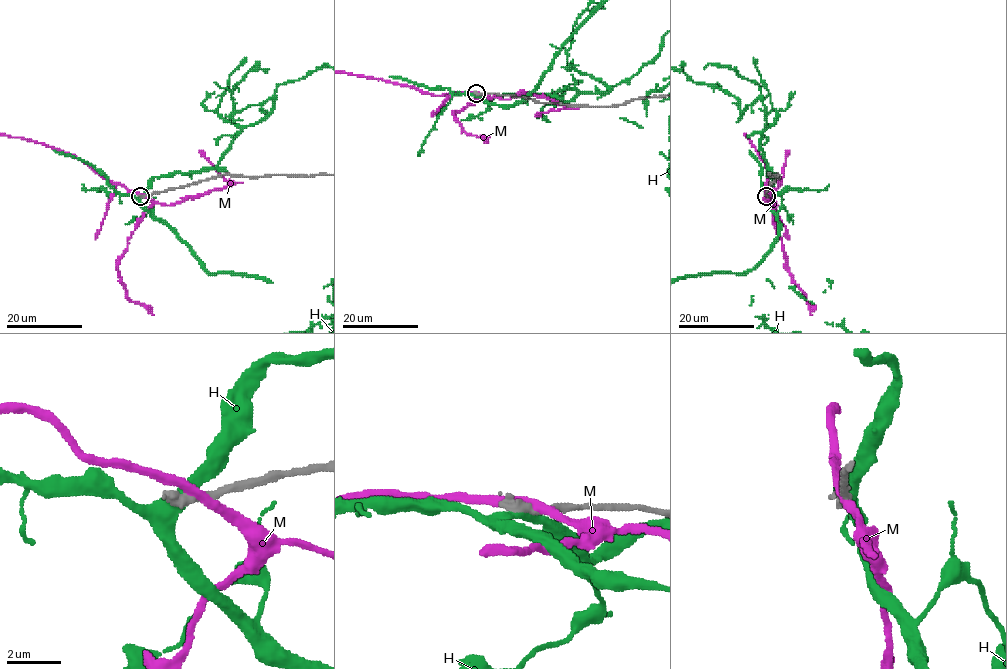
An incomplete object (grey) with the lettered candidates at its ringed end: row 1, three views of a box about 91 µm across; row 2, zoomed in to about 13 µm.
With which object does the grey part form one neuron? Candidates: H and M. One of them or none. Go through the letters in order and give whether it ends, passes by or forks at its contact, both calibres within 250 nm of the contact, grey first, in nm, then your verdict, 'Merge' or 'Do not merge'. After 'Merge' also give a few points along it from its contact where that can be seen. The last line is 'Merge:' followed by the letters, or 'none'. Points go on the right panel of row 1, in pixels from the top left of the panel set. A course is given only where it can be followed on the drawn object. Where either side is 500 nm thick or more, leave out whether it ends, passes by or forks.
H: It passes by. Thickness 440 nm (grey) against 400 nm. Do not merge
M: It passes by. Thickness 260 nm (grey) against 320 nm. Do not merge
Merge: none

